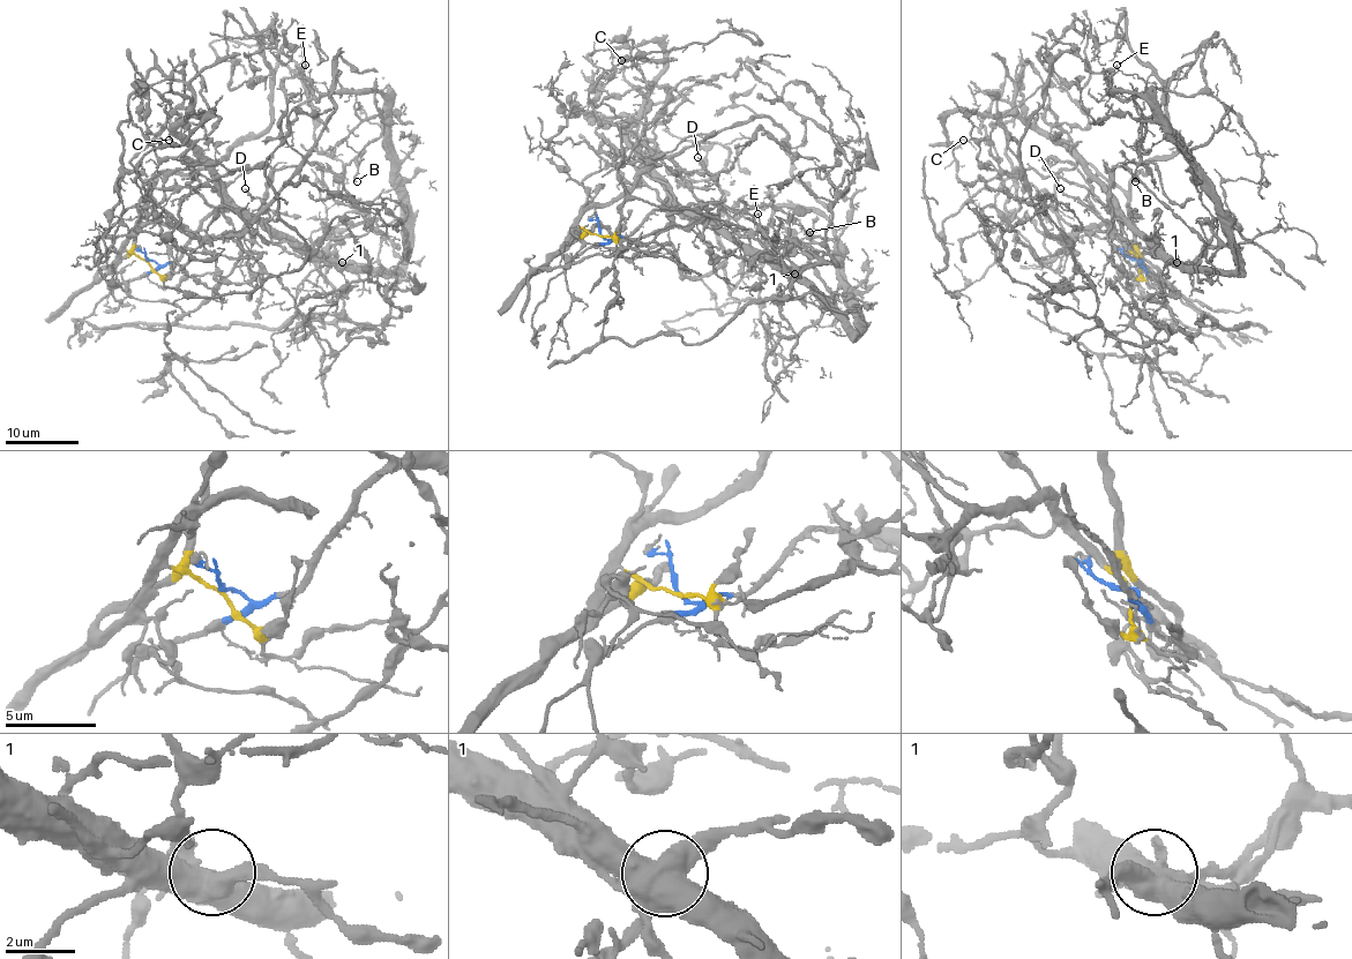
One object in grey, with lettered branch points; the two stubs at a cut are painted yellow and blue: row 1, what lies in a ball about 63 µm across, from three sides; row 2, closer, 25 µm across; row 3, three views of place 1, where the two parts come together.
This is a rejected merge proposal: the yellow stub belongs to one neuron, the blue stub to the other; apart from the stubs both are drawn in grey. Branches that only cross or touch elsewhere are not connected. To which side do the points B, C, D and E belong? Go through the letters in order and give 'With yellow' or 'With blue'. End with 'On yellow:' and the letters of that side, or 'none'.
B: With blue
C: With blue
D: With blue
E: With blue
On yellow: none

